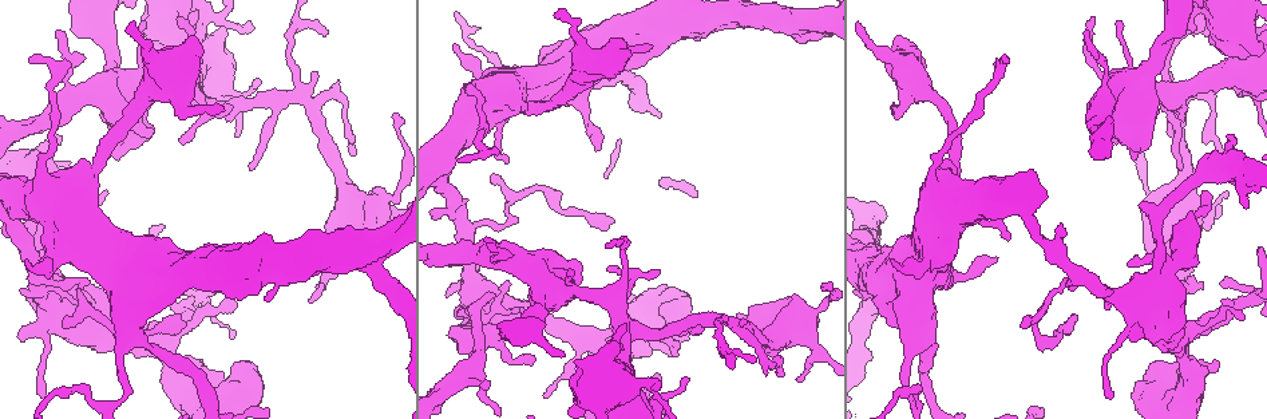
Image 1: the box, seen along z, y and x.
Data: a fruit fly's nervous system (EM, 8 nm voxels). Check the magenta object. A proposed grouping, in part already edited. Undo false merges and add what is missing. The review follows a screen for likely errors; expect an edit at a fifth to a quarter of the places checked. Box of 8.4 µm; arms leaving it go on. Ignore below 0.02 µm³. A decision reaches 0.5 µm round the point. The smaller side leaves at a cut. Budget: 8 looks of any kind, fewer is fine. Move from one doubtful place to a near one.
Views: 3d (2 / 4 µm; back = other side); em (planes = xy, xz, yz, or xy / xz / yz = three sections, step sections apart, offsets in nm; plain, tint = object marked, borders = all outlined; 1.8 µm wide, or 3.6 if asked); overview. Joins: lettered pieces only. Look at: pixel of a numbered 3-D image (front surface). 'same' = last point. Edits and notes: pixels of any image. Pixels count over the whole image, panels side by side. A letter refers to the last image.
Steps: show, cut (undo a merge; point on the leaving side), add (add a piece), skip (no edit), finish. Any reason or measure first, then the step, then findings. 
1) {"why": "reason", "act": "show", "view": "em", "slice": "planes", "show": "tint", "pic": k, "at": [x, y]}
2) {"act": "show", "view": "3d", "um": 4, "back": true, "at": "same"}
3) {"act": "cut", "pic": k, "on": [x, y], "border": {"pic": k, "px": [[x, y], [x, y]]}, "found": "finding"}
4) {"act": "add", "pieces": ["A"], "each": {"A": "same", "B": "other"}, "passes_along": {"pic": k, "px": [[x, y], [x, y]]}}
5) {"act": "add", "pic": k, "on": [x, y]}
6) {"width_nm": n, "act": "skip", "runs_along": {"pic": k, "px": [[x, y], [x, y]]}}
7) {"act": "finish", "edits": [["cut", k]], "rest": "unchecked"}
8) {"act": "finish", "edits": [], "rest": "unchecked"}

{"why": "sudden change in width", "act": "show", "view": "em", "um": 3.6, "slice": "planes", "show": "plain", "pic": 1, "at": [1239, 60]}

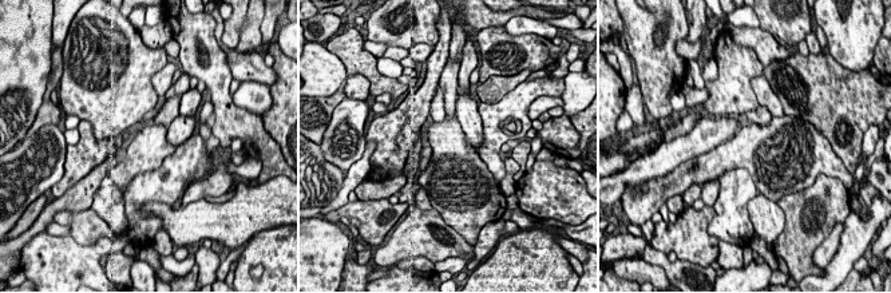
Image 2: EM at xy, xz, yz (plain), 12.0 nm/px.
{"act": "show", "view": "em", "um": 3.6, "slice": "planes", "show": "tint", "at": "same"}

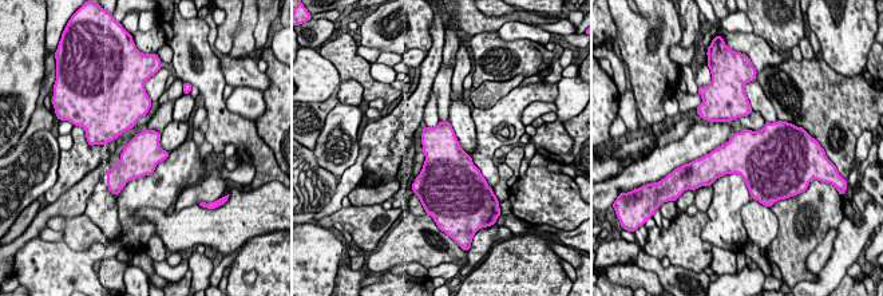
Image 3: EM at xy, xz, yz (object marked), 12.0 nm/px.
{"act": "show", "view": "em", "um": 3.6, "slice": "planes", "show": "borders", "at": "same"}

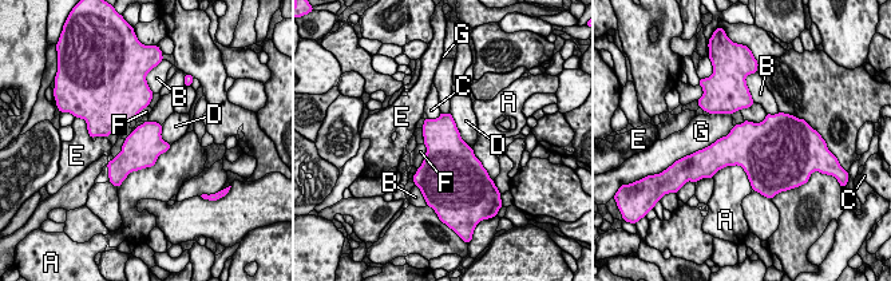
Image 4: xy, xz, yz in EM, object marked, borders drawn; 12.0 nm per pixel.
{"width_nm": 460, "act": "skip", "each": {"A": "other", "B": "other", "C": "other", "D": "other", "E": "other", "F": "other", "G": "other"}, "found": "one cell here"}

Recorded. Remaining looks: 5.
{"why": "thin end", "act": "show", "view": "3d", "um": 2, "pic": 1, "at": [738, 316]}

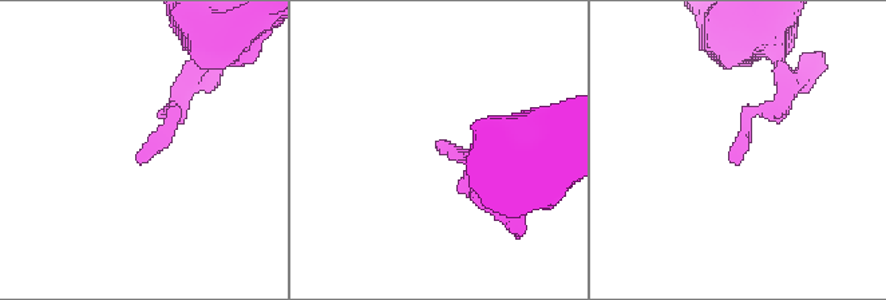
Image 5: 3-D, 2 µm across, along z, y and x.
{"act": "show", "view": "em", "um": 3.6, "slice": "planes", "show": "borders", "pic": 5, "at": [736, 159]}

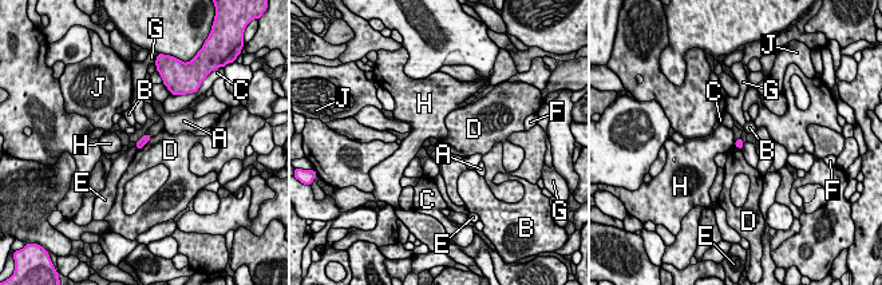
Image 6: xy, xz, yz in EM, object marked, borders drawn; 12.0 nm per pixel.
{"act": "skip", "each": {"A": "other", "B": "other", "C": "other", "D": "other", "E": "other", "F": "other", "G": "other", "H": "other", "J": "other"}, "border": {"pic": 6, "px": [[151, 138], [138, 149]]}, "found": "none of them fits"}

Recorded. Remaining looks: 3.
{"why": "branch point", "act": "show", "view": "em", "slice": "xy", "step": 4, "show": "borders", "pic": 1, "at": [502, 264]}

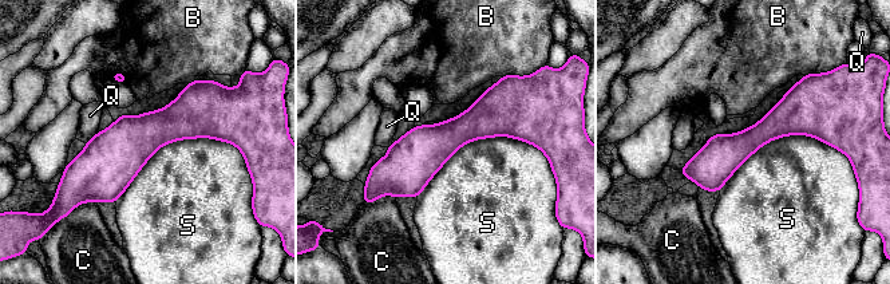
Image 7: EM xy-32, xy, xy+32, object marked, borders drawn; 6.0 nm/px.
{"act": "skip", "each": {"B": "other", "C": "other", "Q": "other", "S": "other"}, "found": "all the same cell"}

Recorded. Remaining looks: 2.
{"act": "finish", "edits": [], "rest": "unchecked"}

